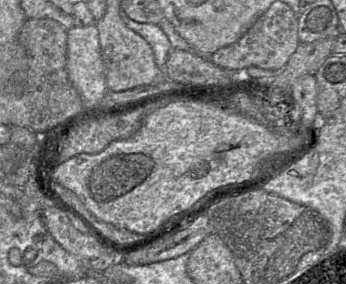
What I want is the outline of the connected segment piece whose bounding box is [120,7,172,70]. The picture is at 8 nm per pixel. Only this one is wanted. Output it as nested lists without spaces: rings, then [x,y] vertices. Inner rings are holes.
[[[120,7],[122,21],[139,34],[152,48],[154,59],[159,68],[164,69],[172,45],[161,27],[156,24],[140,23],[132,20]]]

